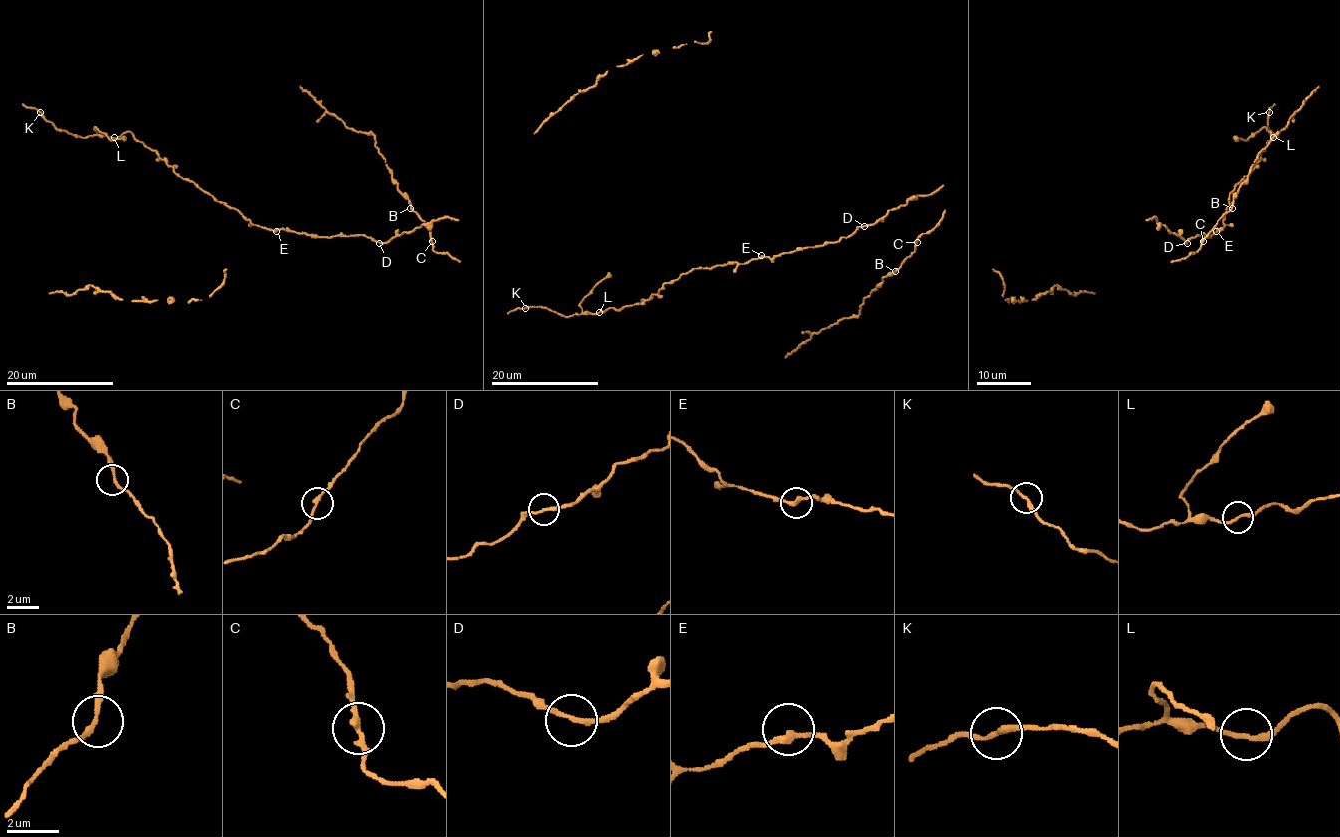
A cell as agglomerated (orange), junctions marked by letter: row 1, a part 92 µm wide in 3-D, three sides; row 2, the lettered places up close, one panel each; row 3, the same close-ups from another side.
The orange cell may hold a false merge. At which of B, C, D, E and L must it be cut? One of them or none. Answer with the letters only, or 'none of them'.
L

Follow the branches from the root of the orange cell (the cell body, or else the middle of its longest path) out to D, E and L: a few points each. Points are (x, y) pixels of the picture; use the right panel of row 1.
D: (1230, 198), (1224, 225), (1208, 237), (1199, 235), (1187, 243)
E: (1230, 198), (1224, 225), (1216, 231)
L: (1230, 198), (1235, 186), (1261, 159), (1270, 139), (1269, 132), (1273, 138)

